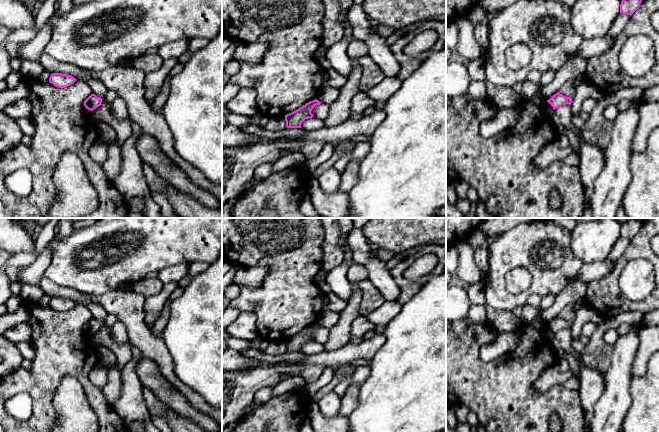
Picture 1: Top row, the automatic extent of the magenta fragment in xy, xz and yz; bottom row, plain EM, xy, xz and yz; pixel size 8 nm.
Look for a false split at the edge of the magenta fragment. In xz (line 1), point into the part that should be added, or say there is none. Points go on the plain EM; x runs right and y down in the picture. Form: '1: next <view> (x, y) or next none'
1: next none

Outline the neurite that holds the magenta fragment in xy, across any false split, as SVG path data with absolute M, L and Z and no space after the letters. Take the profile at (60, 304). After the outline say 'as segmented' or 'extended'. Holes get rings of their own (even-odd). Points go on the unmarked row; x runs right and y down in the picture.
M52 297L49 302L49 306L58 312L66 312L75 305L76 303L73 300L62 297Z; as segmented

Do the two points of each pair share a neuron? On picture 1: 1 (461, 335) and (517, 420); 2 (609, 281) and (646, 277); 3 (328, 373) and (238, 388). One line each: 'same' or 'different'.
1: same
2: different
3: different

